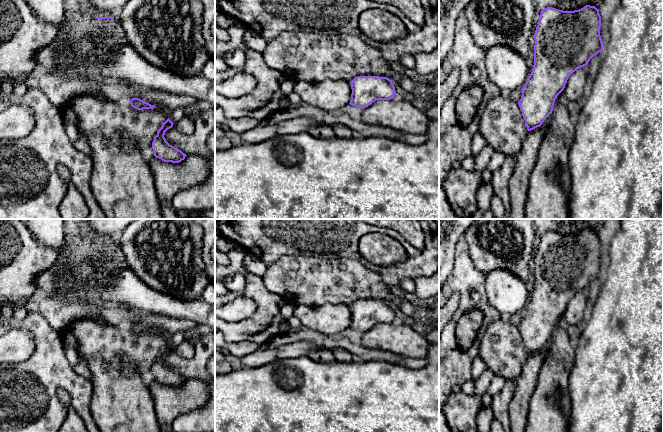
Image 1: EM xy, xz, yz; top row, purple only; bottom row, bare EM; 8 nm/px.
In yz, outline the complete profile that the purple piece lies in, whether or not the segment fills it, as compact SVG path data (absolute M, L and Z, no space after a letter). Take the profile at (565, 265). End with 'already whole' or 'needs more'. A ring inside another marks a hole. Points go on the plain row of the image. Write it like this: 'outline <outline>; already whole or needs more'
outline M586 229L574 235L552 231L542 233L533 259L534 289L518 326L528 355L540 351L552 338L555 324L564 314L570 299L586 290L592 281L603 275L600 251L601 240L595 230Z; already whole

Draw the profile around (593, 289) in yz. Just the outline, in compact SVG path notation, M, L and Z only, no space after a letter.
M603 275L599 276L597 279L592 281L588 288L586 289L587 291L587 305L585 309L585 316L584 316L584 321L587 322L592 314L592 310L594 308L594 304L598 298L601 285L602 285L602 280L603 280Z

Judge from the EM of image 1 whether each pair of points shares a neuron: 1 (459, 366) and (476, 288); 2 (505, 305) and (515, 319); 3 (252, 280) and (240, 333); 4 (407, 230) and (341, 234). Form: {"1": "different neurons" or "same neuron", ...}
{"1": "same neuron", "2": "different neurons", "3": "same neuron", "4": "different neurons"}

